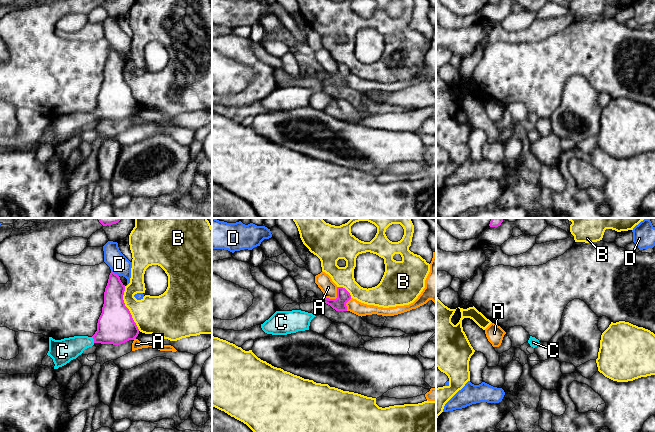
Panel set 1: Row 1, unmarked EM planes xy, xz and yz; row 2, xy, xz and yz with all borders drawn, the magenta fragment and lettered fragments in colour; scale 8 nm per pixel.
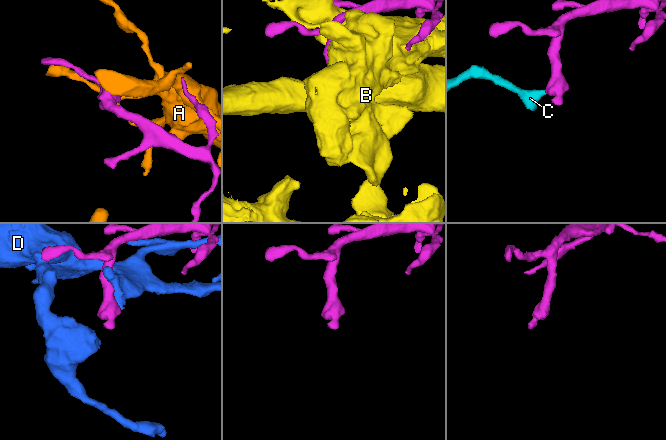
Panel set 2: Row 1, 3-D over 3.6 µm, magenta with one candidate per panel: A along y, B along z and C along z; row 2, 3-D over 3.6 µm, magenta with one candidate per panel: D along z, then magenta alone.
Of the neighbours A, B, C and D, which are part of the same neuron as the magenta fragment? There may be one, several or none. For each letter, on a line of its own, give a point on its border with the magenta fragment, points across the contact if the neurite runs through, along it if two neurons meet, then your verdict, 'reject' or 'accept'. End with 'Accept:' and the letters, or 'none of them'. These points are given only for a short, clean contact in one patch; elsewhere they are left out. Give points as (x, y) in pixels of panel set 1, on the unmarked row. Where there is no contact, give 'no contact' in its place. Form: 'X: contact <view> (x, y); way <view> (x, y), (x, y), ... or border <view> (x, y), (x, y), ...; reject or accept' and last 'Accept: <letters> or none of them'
A: contact xz (336, 74); reject
B: contact xy (127, 84); reject
C: contact xy (93, 114); way xy (115, 101), (104, 111), (93, 114), (67, 125); accept
D: contact xy (114, 49); reject
Accept: C

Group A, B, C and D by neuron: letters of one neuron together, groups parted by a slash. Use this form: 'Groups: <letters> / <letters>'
Groups: A / B / C / D

